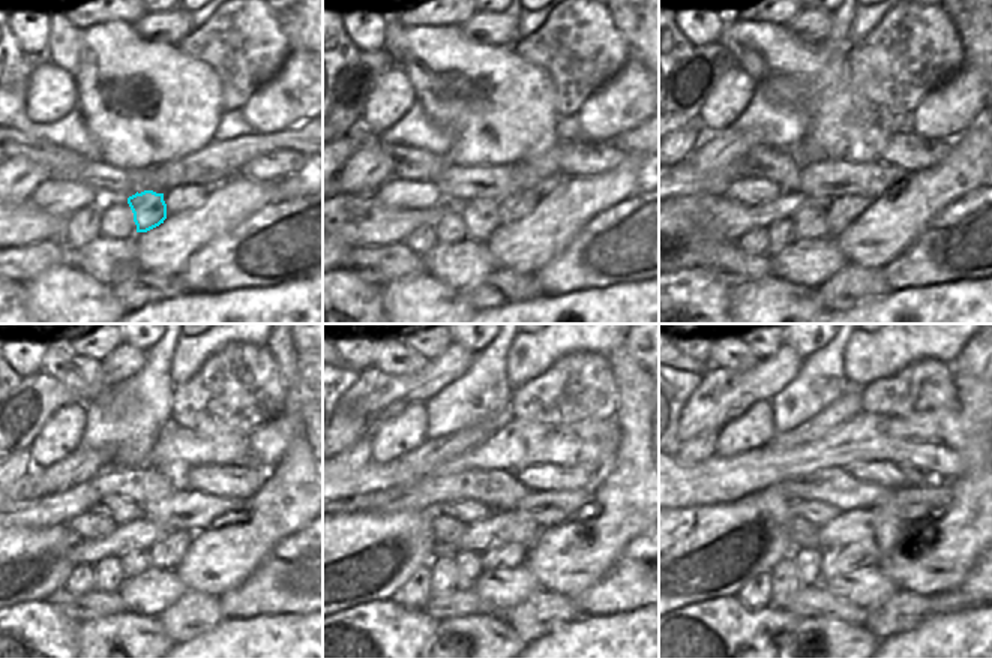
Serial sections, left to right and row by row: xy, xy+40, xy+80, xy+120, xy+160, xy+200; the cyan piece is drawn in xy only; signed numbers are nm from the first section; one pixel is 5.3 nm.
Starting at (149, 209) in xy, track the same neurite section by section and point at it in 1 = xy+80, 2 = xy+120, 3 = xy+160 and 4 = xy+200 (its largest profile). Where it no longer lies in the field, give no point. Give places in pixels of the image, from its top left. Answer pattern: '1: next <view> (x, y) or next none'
1: next xy+80 (811, 222)
2: next xy+120 (135, 562)
3: next xy+160 (468, 564)
4: next xy+200 (805, 559)

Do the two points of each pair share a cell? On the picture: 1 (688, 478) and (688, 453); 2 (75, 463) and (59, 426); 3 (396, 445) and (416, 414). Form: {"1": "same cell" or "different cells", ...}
{"1": "different cells", "2": "different cells", "3": "same cell"}

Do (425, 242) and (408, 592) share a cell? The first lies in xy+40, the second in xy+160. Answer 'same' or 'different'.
same

